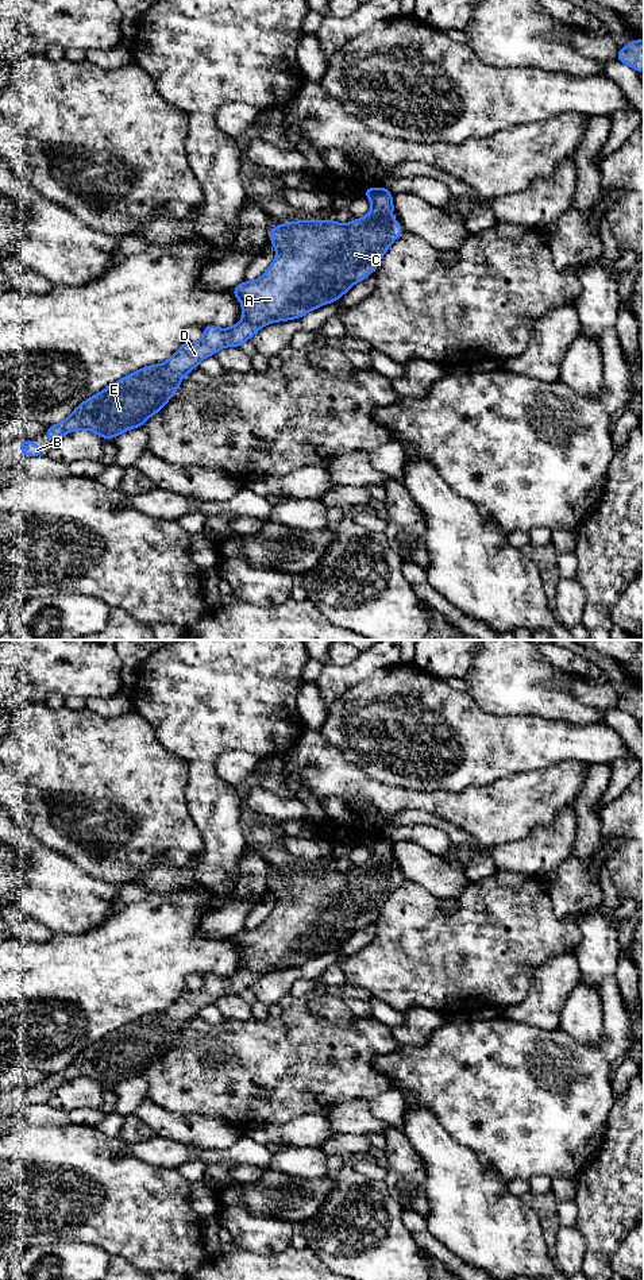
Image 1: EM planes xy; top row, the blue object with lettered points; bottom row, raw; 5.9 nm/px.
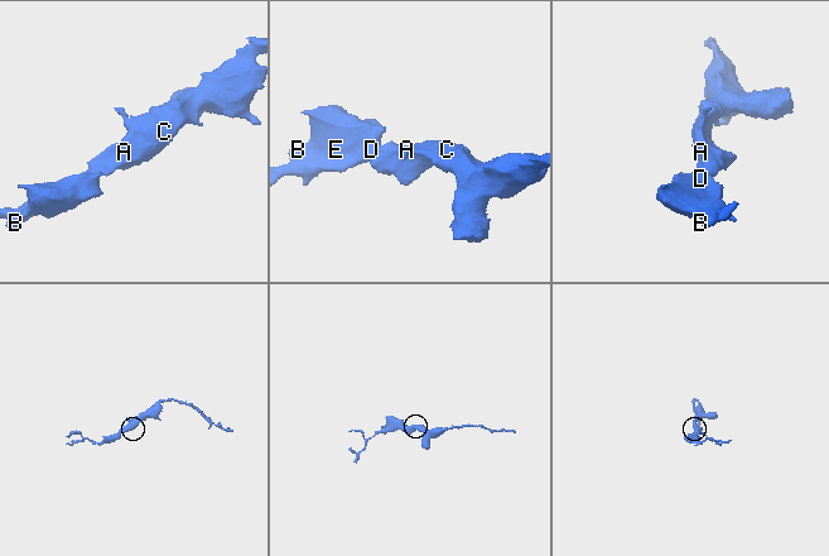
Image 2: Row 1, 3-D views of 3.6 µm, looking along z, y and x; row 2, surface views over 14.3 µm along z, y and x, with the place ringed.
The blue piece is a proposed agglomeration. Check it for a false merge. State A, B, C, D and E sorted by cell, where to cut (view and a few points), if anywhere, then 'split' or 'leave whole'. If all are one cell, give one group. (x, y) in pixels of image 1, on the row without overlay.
groups A B C D E; cut none; leave whole

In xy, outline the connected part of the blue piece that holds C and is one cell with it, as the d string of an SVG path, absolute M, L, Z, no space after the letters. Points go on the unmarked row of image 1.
M369 834L363 844L373 851L373 856L366 864L351 871L340 872L332 867L300 868L273 875L270 891L277 898L274 909L257 929L243 929L232 937L243 959L243 967L238 972L227 978L216 974L204 975L198 991L186 990L165 1011L146 1014L89 1045L65 1069L47 1075L47 1086L55 1090L69 1080L89 1077L104 1088L112 1088L128 1077L142 1075L167 1052L182 1026L198 1015L203 1007L215 1003L223 995L240 995L267 972L300 967L323 952L333 951L356 930L373 922L386 898L404 878L400 870L392 867L393 843L385 834Z

